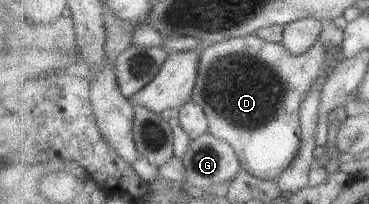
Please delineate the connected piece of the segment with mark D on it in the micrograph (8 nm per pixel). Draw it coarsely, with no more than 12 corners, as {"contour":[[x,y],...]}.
{"contour":[[209,44],[193,101],[244,169],[277,181],[343,46]]}

